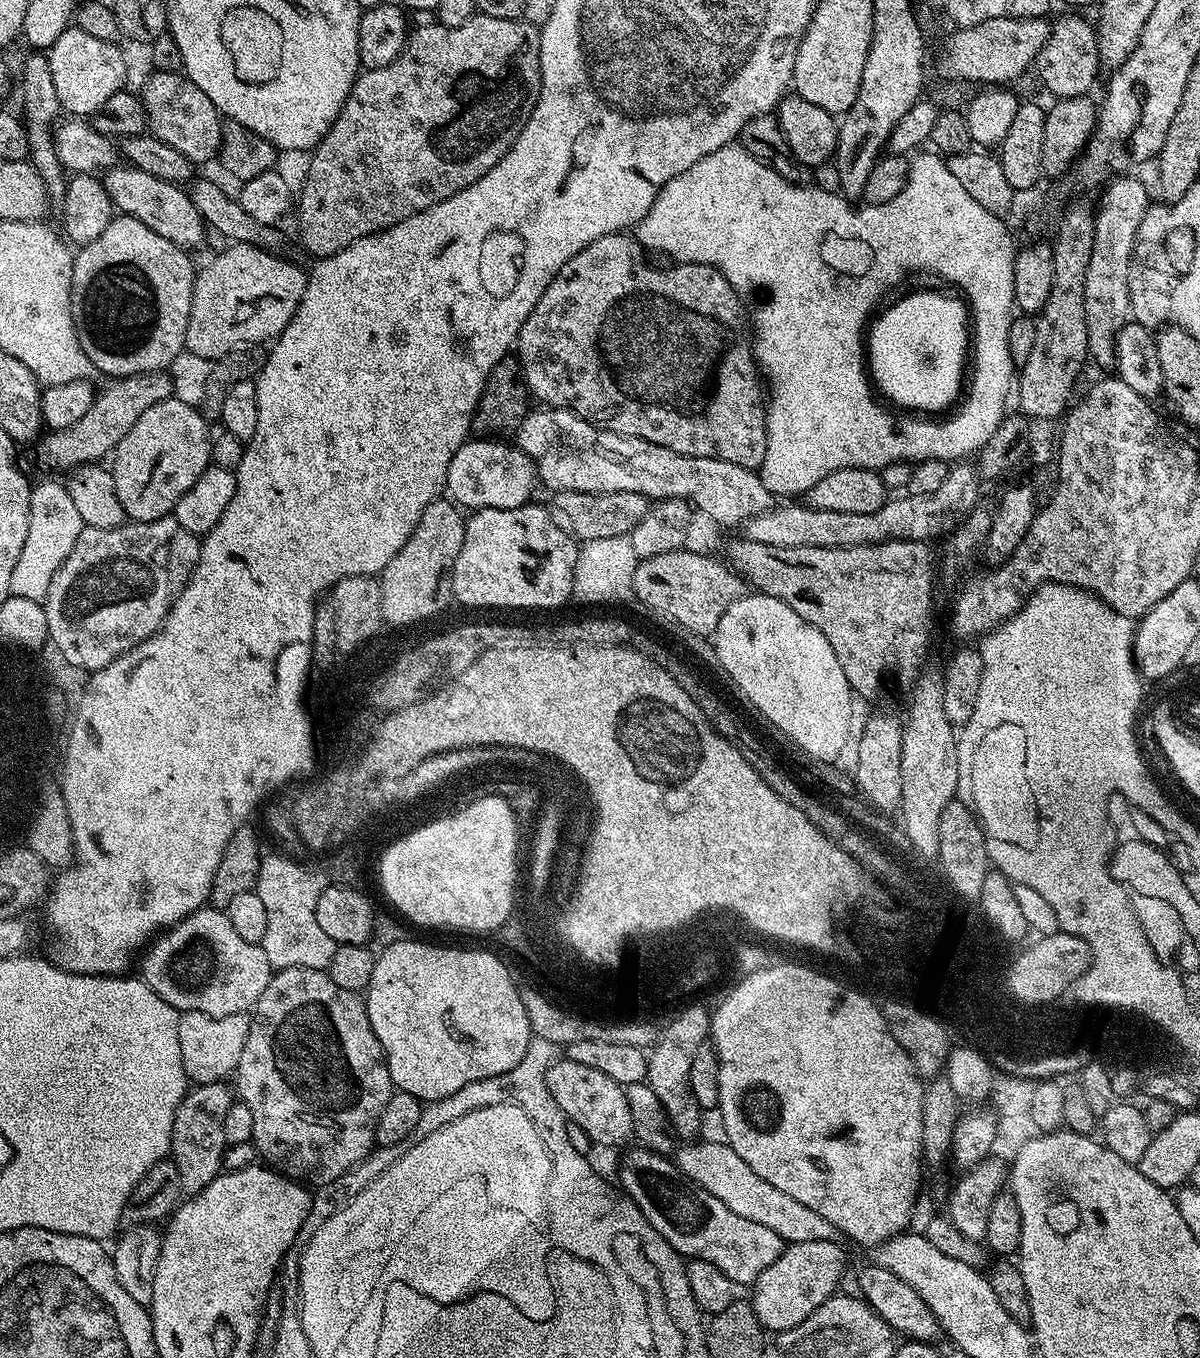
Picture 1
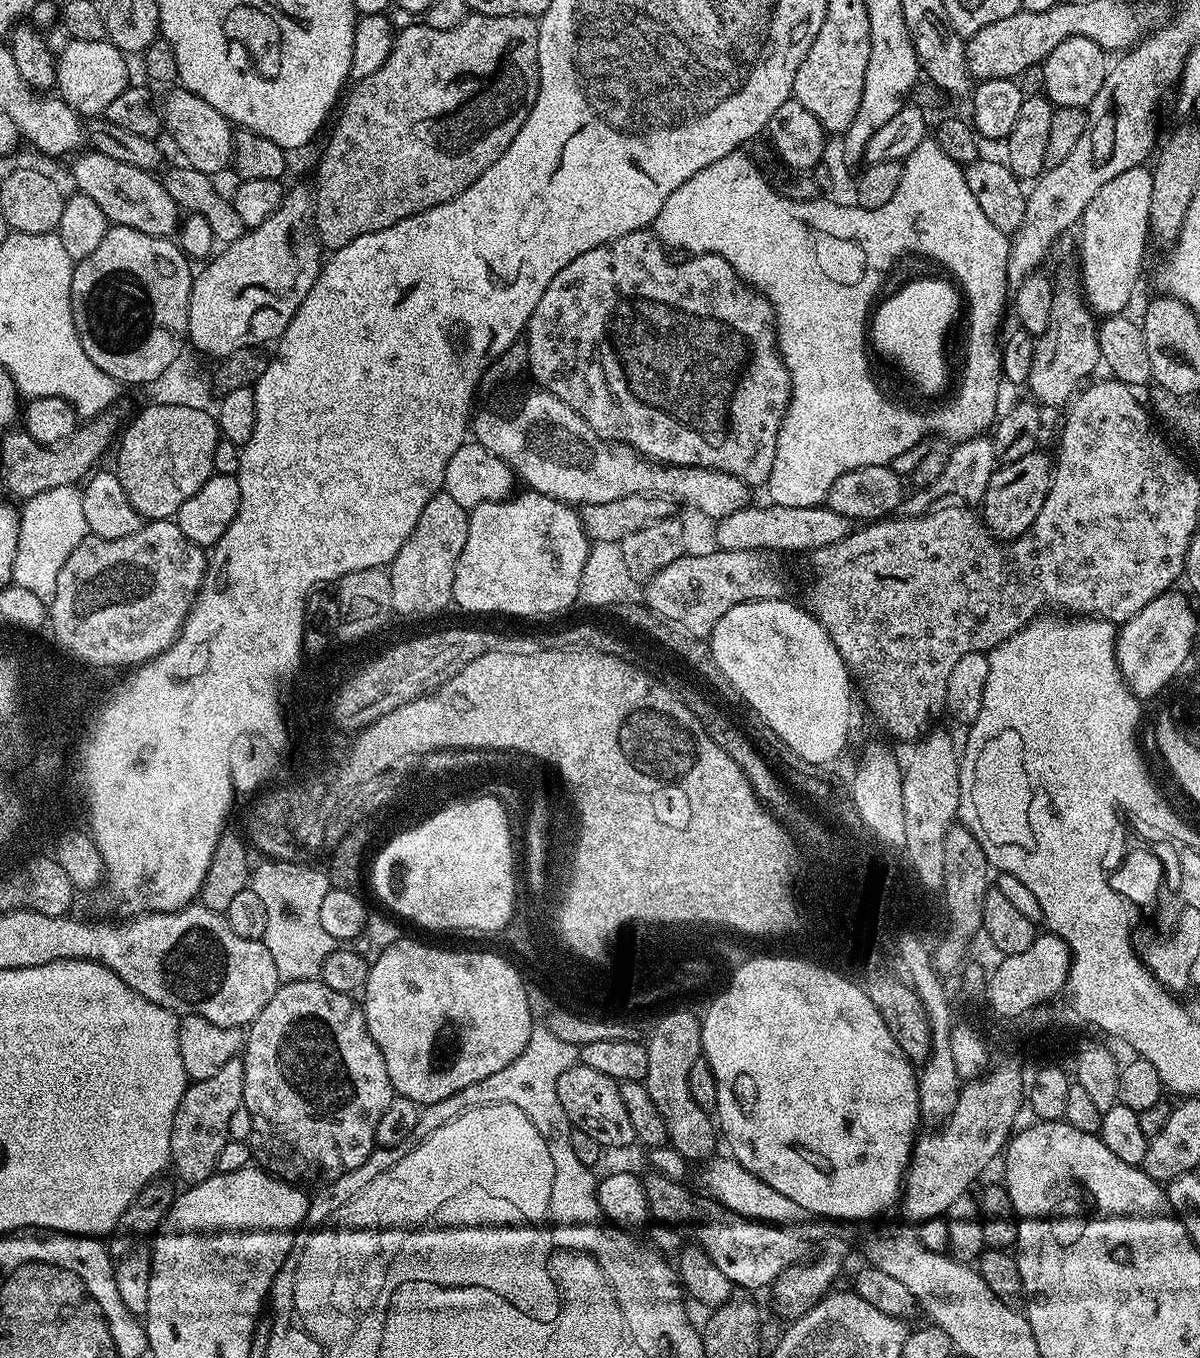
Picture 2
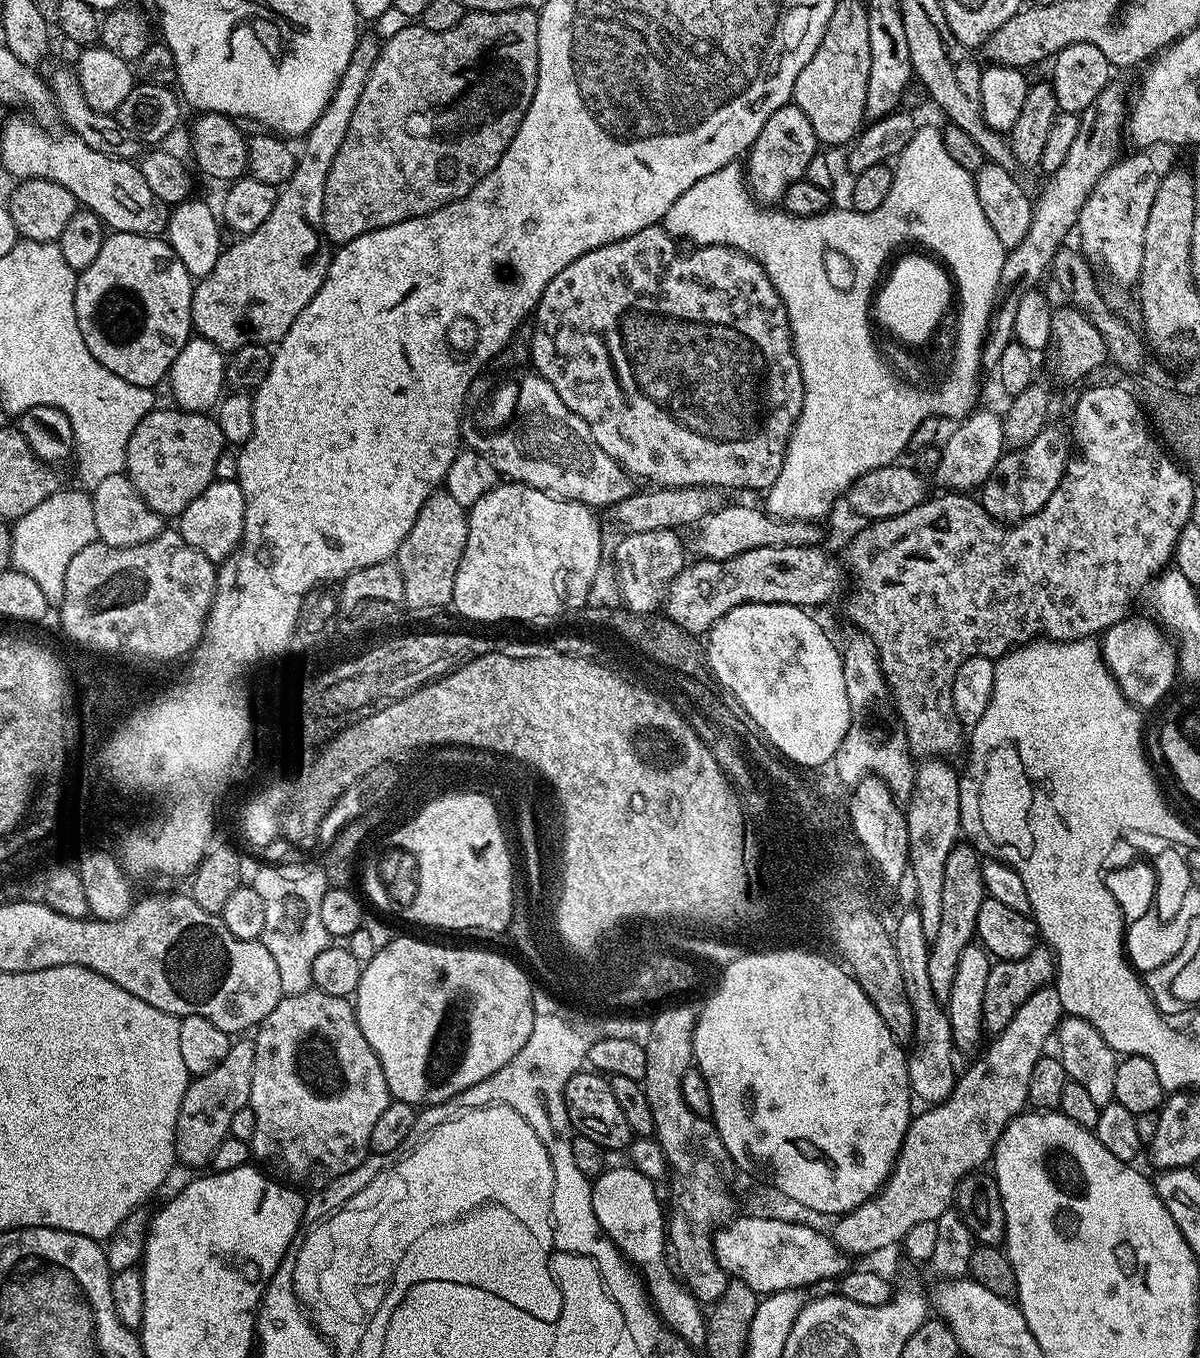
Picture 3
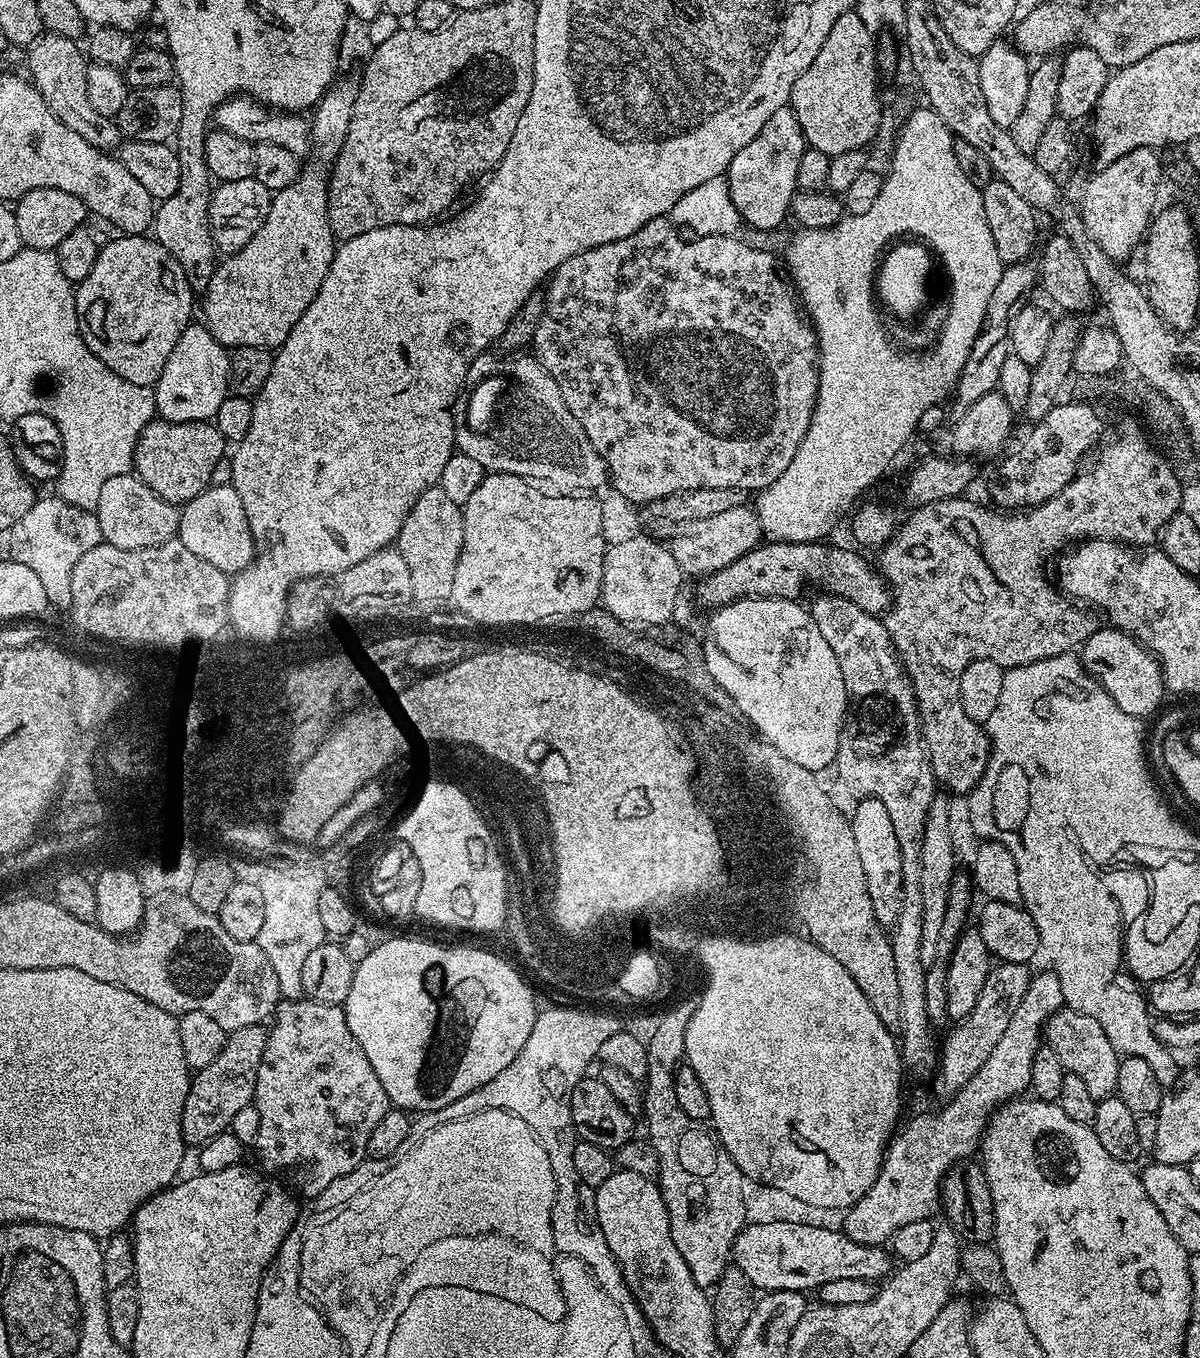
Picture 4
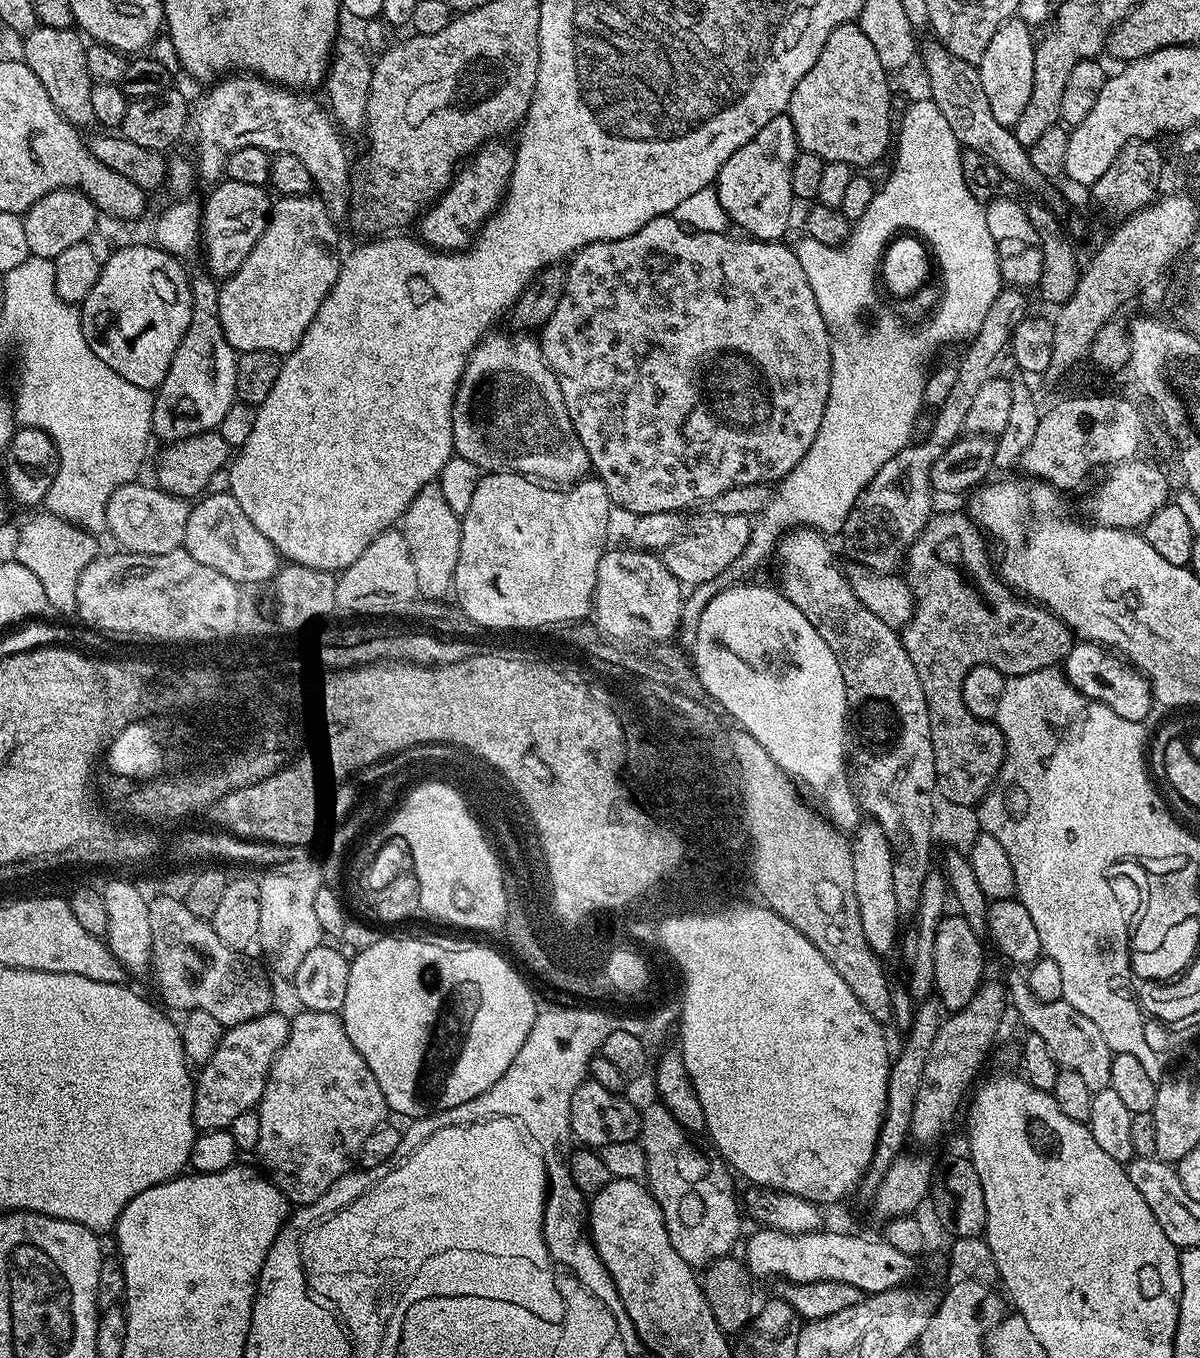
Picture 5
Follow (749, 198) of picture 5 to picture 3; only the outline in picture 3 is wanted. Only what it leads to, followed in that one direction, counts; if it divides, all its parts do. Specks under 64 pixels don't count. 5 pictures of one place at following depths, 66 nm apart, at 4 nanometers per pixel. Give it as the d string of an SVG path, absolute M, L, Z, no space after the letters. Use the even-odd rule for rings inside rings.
M790 102L770 118L766 118L766 126L762 126L762 134L746 153L746 180L754 189L755 195L761 201L783 201L786 190L795 180L803 180L806 166L810 166L810 158L818 154L818 141L814 134L814 126L810 126L810 118L802 114L802 110L795 102ZM756 187L756 188L755 188ZM760 196L761 197L760 197ZM764 199L764 200L762 200Z

